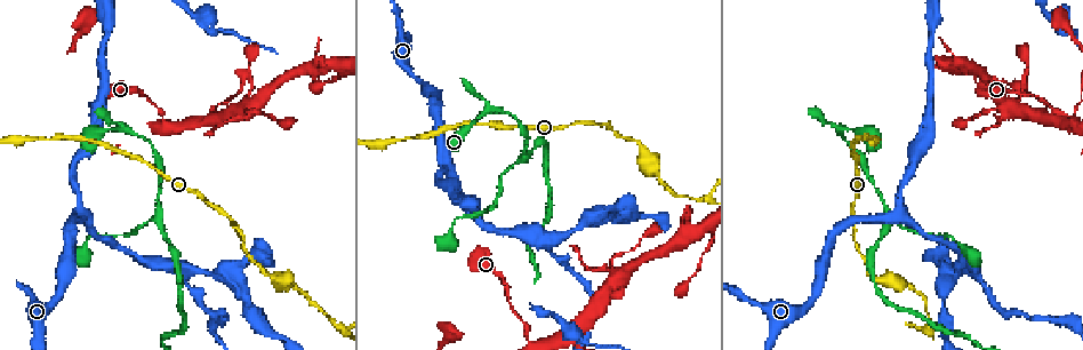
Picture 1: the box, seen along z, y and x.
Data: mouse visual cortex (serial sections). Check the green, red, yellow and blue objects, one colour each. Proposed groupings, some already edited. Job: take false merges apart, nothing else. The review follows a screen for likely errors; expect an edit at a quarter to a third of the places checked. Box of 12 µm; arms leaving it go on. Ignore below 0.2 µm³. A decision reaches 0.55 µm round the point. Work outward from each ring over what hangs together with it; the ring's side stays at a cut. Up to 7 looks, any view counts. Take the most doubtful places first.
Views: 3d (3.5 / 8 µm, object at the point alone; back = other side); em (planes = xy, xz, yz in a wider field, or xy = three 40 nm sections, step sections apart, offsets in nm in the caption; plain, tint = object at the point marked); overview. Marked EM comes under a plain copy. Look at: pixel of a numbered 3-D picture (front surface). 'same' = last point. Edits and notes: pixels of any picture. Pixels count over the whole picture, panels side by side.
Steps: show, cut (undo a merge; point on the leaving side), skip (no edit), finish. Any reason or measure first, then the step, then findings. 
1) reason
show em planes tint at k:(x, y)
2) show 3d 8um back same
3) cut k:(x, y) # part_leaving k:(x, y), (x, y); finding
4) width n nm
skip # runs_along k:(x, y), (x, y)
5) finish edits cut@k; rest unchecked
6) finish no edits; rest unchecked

thin neck
show 3d 3.5um at 1:(696, 201)

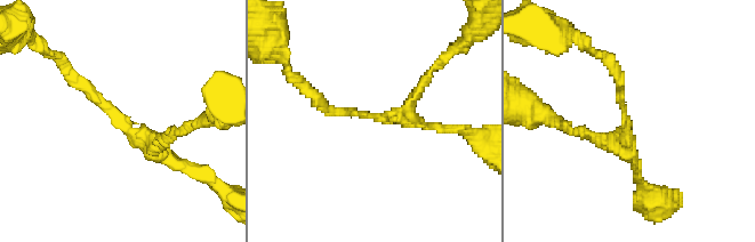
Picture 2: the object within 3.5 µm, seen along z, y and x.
arms 3; arm_widths 150, 200, 250 nm; now the EM
show em xy step 5 tint at 2:(375, 118)

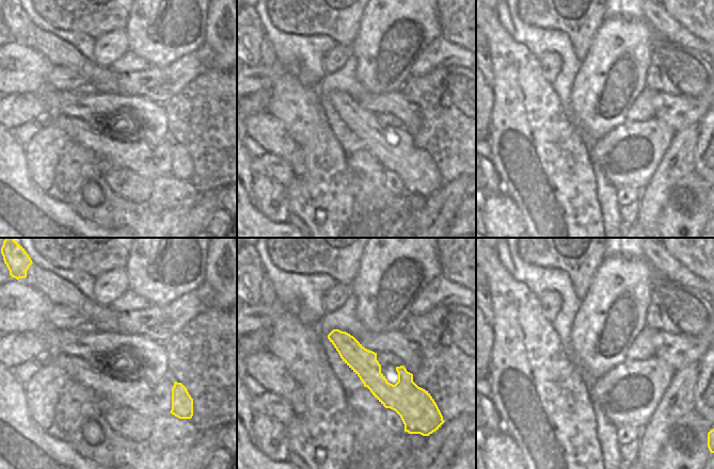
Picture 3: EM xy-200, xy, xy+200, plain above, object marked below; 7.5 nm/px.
cut it another way
show em planes tint same

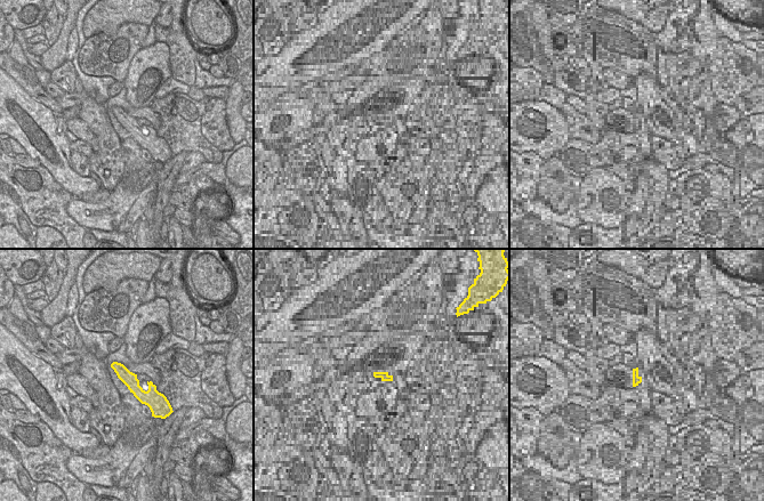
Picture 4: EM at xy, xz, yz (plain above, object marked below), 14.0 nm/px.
skip # runs_along 4:(114, 365), (145, 397), (154, 398); all the same cell

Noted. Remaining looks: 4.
show 3d 3.5um at 1:(523, 157)

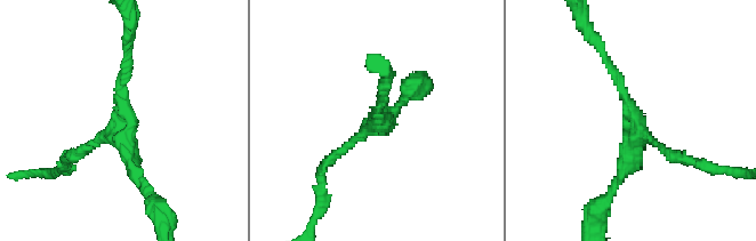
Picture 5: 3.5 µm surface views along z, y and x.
arms 3; arm_widths 100, 150, 200 nm
show em planes tint at 5:(380, 130)

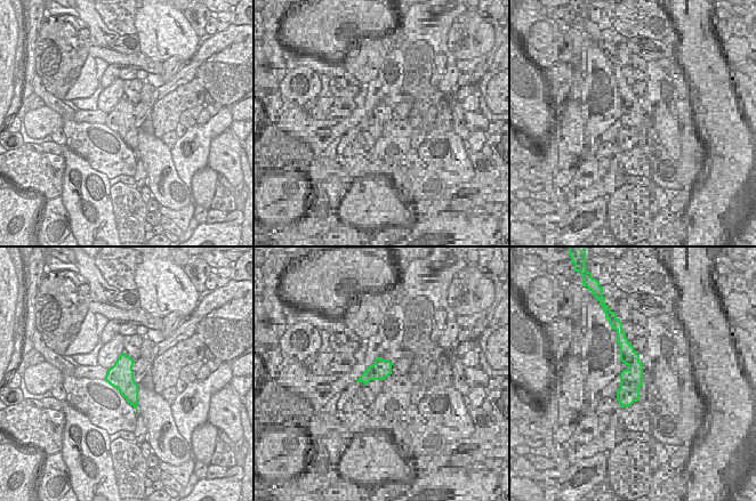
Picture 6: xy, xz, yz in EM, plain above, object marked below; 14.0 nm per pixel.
skip # one cell here

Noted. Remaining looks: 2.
three-way junction
show 3d 3.5um back at 1:(449, 170)

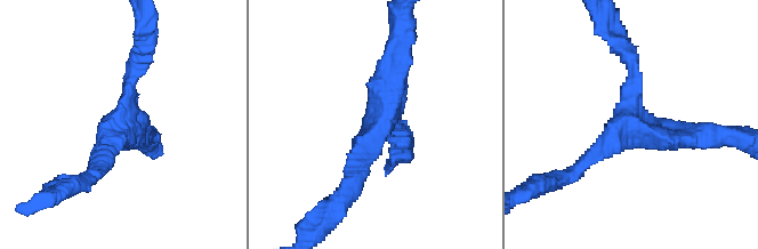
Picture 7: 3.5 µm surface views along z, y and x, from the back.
show em xy step 5 tint at 7:(125, 128)

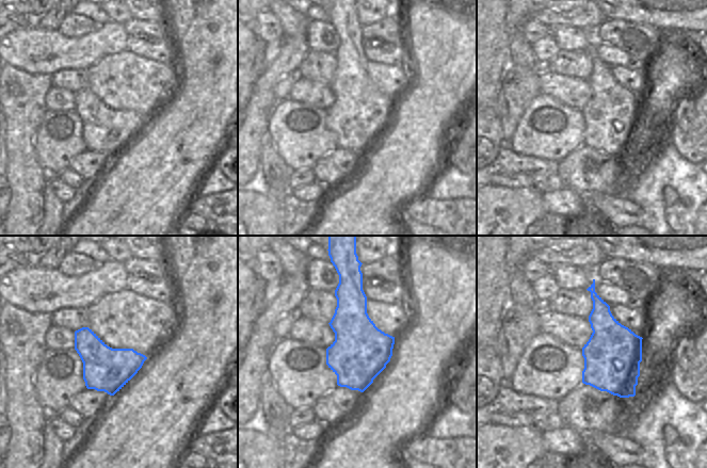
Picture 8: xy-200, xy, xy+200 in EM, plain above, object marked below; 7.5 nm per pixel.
arm_widths 200, 250, 300 nm
skip # runs_along 7:(396, 48), (389, 110), (355, 177); one cell here

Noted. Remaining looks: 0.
finish no edits; rest unchecked

